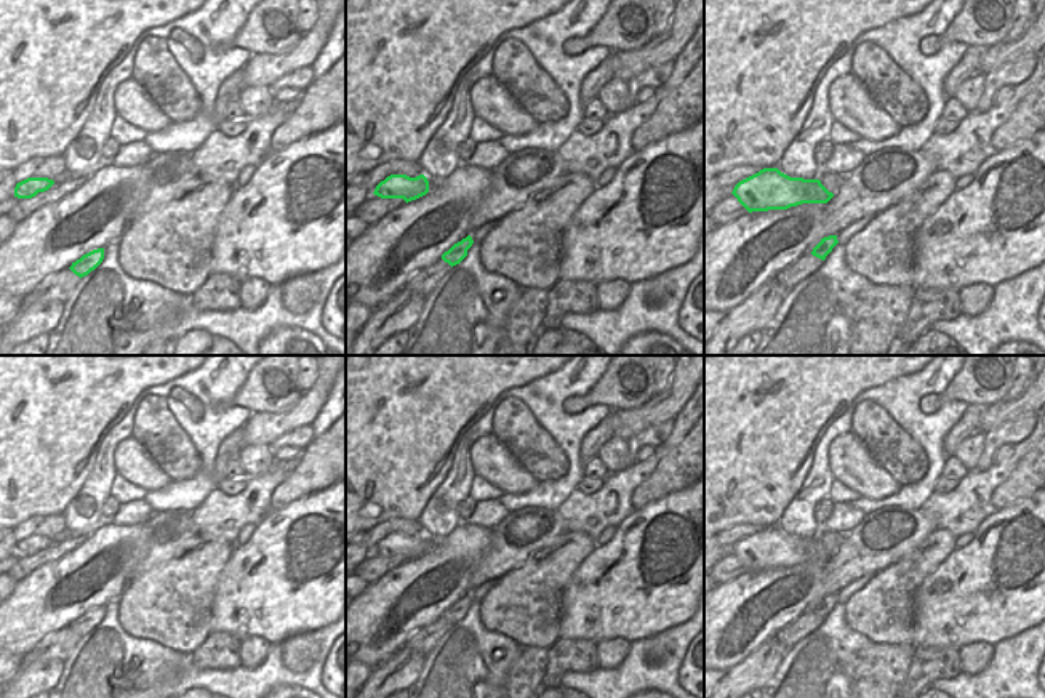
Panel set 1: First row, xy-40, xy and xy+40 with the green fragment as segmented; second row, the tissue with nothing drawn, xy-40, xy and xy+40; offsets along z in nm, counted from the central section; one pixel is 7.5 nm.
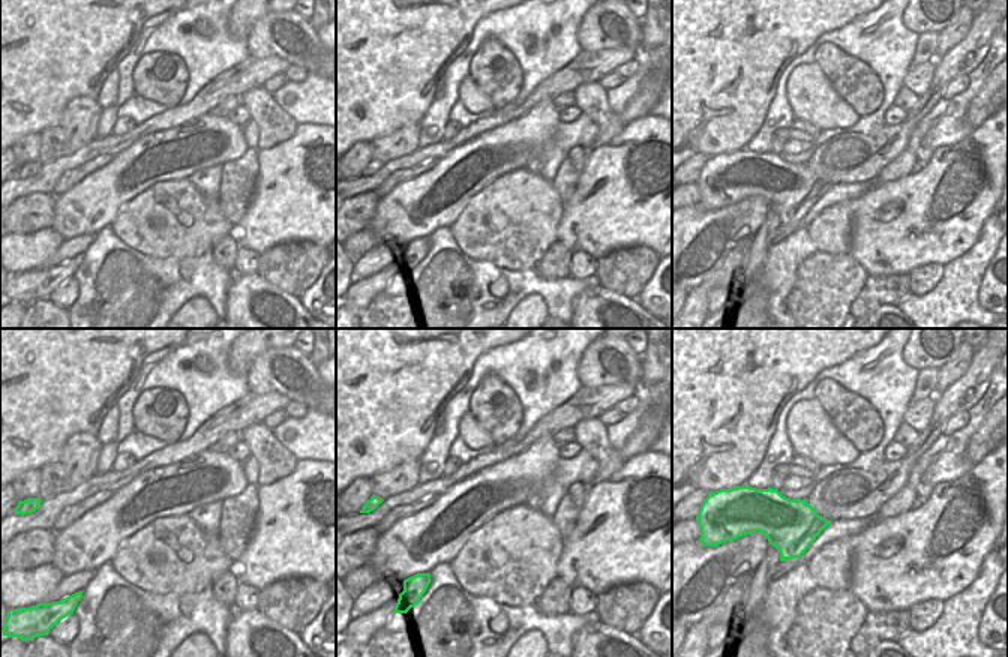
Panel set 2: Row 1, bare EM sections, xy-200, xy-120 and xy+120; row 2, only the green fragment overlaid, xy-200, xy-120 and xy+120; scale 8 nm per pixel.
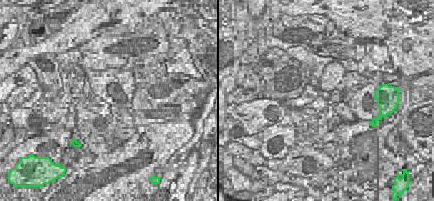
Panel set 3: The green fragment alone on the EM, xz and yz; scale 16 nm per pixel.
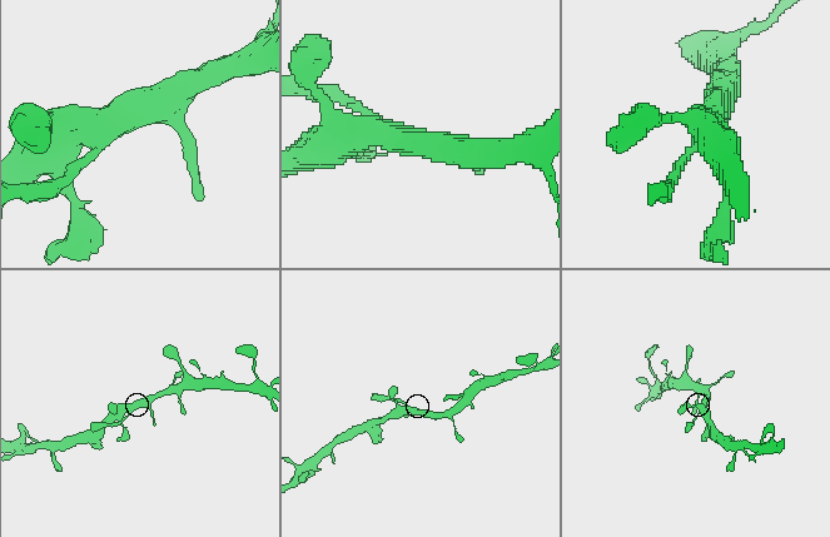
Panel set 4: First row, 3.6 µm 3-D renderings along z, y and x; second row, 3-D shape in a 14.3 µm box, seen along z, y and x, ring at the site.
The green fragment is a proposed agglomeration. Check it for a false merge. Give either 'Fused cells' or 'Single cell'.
Single cell.

